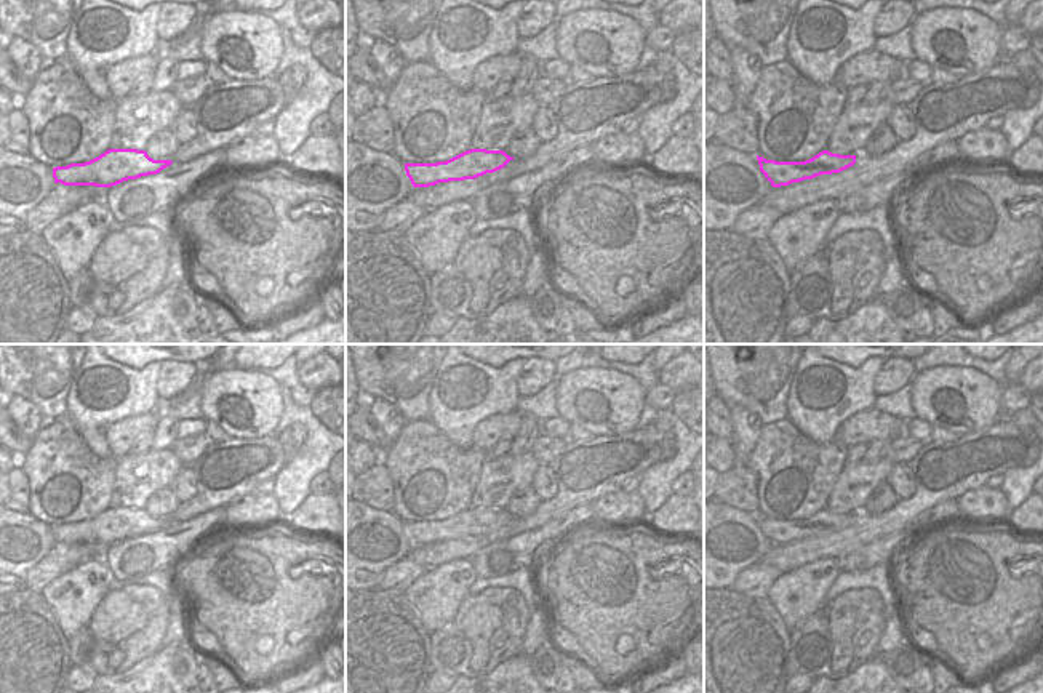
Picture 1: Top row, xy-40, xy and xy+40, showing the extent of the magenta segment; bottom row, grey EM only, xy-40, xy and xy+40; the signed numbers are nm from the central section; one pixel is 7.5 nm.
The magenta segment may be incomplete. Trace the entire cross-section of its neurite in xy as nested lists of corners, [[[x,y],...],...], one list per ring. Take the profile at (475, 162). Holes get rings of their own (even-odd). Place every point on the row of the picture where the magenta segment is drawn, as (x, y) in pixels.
[[[470,149],[446,162],[405,163],[413,187],[429,187],[438,182],[475,179],[504,168],[514,157],[504,150]]]

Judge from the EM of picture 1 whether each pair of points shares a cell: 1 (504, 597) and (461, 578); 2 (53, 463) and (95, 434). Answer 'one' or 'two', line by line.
1: two
2: two

